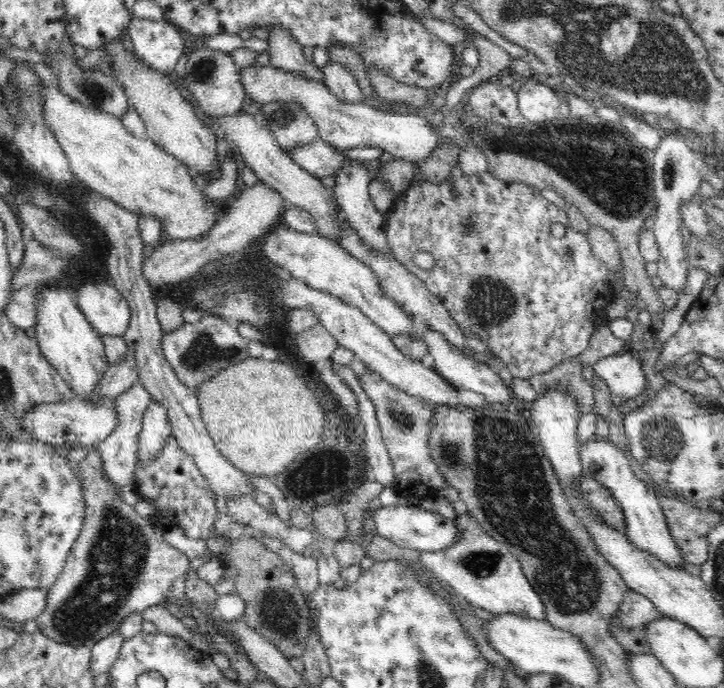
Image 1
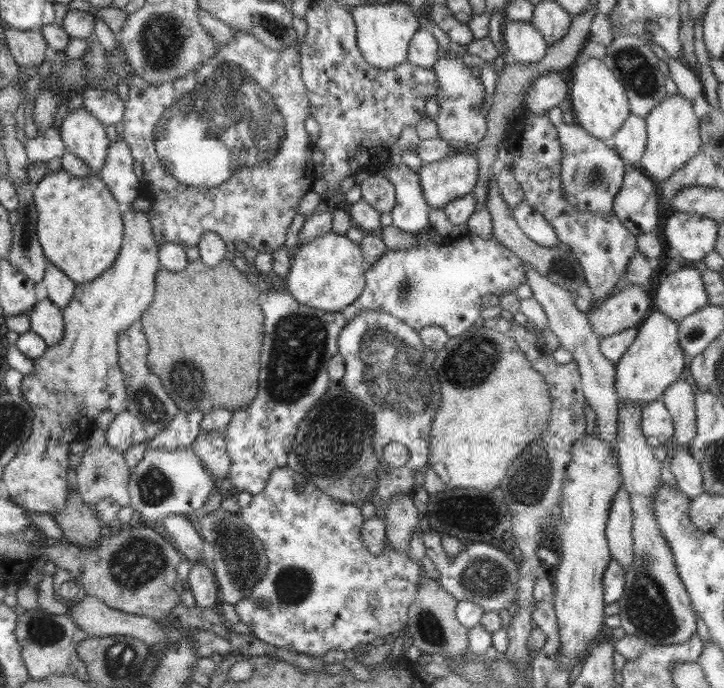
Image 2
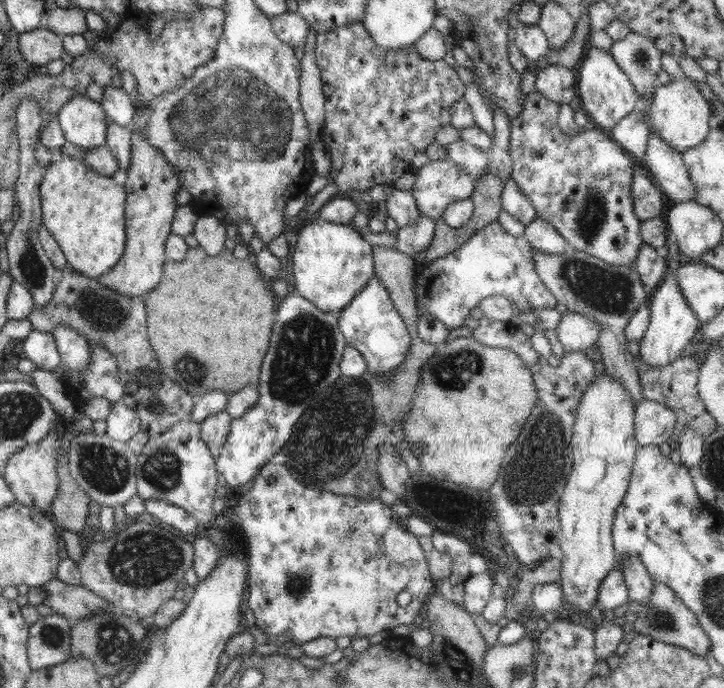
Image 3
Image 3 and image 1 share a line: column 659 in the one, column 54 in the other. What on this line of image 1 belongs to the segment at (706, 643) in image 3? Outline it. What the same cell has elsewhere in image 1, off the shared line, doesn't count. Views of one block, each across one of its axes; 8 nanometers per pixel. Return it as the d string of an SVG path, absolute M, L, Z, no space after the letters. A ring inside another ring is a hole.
M88 449L87 453L80 462L79 476L86 501L84 524L66 559L62 574L49 588L42 614L35 619L38 630L46 637L75 647L78 645L92 647L102 638L118 631L124 618L130 616L132 612L142 612L168 600L174 582L188 575L191 559L178 548L166 543L161 528L149 520L143 520L134 507L120 500L118 495L120 488L105 476L101 453L97 449Z

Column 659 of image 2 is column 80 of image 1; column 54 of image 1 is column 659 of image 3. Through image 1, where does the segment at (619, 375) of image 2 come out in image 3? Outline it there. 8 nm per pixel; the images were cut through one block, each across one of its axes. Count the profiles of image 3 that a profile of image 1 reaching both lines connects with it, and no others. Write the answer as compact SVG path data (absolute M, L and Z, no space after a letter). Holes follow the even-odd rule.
M675 276L668 281L662 281L659 287L650 294L648 303L650 309L649 325L644 336L639 340L639 358L653 368L662 368L682 356L684 348L694 338L701 322L692 308L688 306Z

